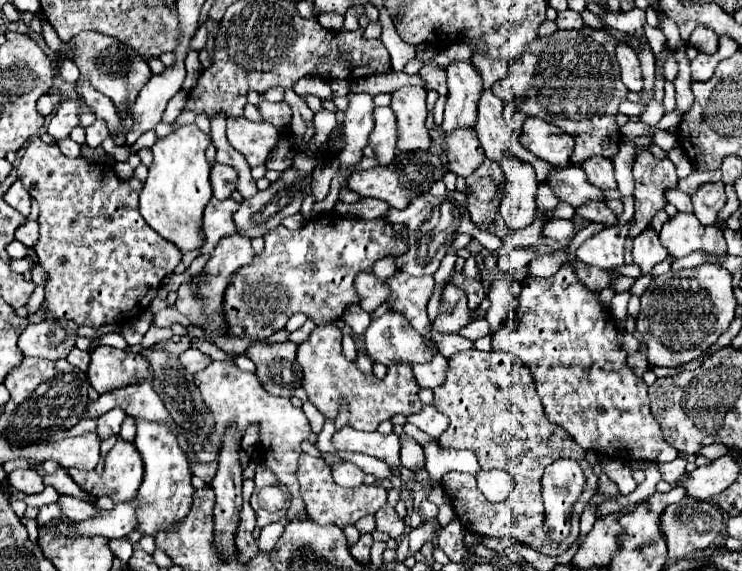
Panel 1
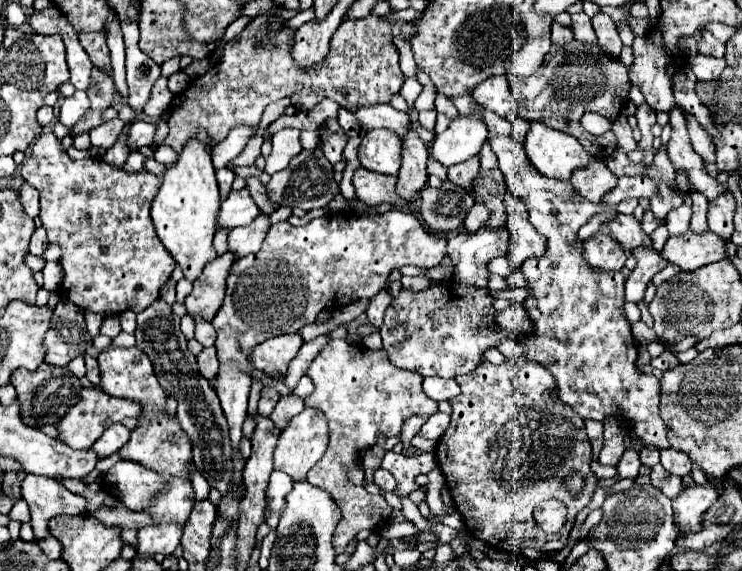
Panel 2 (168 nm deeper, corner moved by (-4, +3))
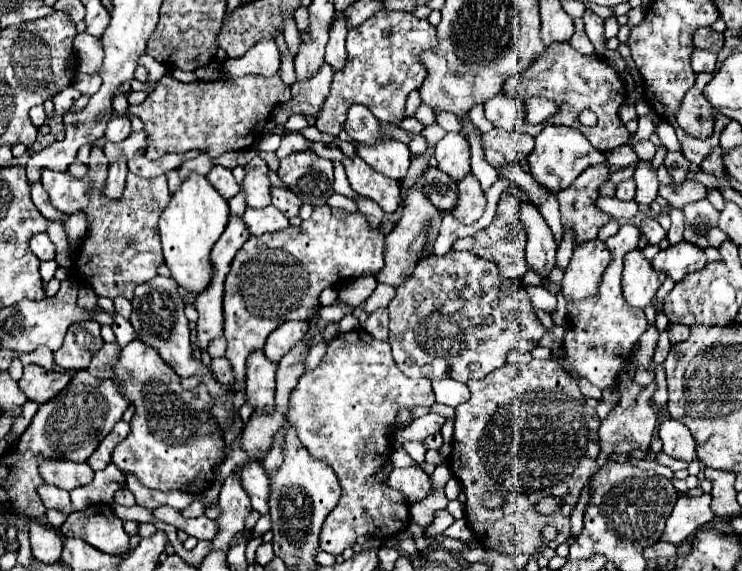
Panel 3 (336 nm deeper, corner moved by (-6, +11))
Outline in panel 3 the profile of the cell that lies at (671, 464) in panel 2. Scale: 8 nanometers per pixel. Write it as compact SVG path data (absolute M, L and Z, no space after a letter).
M667 420L659 428L659 438L663 442L663 452L675 460L683 460L687 464L697 460L695 440L685 424L677 424L677 420Z

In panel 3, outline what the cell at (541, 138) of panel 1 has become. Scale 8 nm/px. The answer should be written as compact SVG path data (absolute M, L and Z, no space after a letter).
M545 124L543 130L535 136L535 148L527 160L531 164L531 174L539 182L539 186L553 192L567 188L585 168L607 162L605 154L593 148L591 142L583 136L583 132L567 126L555 126L555 124Z

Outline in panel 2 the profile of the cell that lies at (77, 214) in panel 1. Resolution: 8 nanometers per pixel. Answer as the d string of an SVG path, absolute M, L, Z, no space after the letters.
M45 132L31 148L29 160L21 168L25 182L35 186L41 194L41 222L47 230L49 244L59 244L63 250L63 282L61 294L77 304L85 314L95 312L101 316L115 316L125 310L141 312L153 300L159 298L161 286L169 280L175 260L167 254L159 242L149 208L155 192L159 192L161 180L147 170L129 174L119 168L111 168L107 162L97 158L71 160L65 150L61 150L59 140L53 132Z

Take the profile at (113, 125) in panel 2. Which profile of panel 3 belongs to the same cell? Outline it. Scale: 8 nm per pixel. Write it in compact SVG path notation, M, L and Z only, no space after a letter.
M117 116L117 118L111 118L109 124L107 124L107 130L105 130L105 138L109 142L117 142L117 140L123 140L125 136L129 136L131 132L131 122L127 116Z

